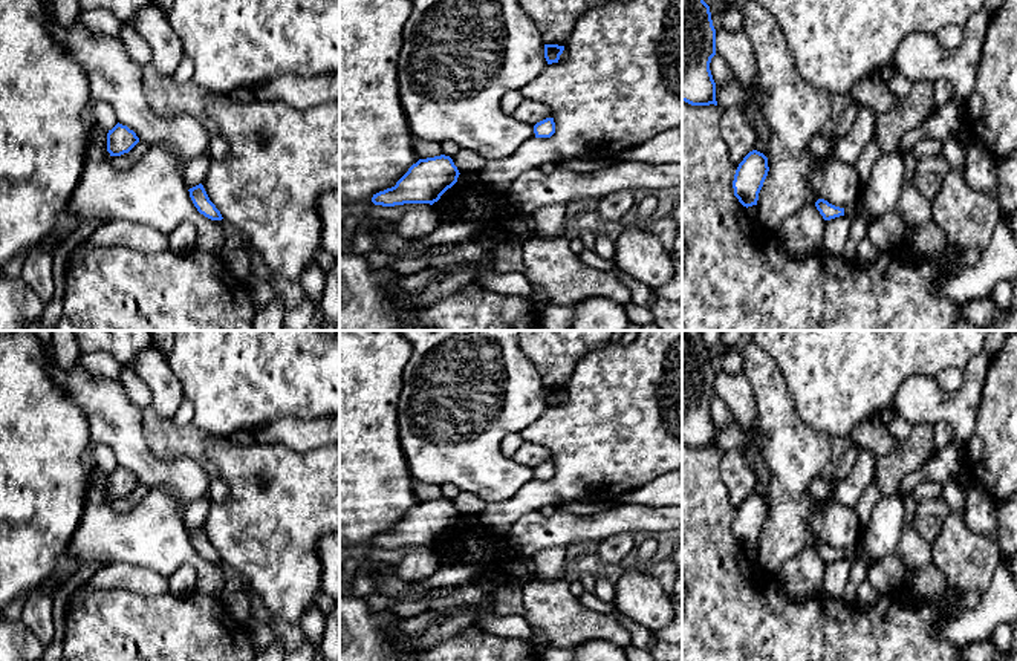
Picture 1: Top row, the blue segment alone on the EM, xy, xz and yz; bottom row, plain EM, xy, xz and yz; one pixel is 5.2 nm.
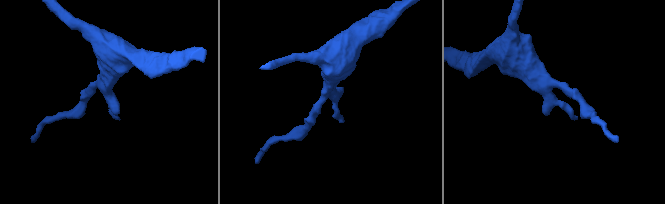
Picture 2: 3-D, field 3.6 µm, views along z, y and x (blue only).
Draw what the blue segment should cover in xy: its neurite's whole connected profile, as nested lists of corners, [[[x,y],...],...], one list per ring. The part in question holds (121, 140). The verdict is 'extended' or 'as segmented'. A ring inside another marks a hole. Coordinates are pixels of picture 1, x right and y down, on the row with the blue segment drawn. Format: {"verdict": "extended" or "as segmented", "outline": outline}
{"verdict": "as segmented", "outline": [[[119,122],[107,133],[107,151],[110,156],[128,153],[138,142],[136,133]]]}

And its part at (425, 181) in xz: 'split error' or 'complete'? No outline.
complete

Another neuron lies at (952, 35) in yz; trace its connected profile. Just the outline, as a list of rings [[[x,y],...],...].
[[[948,24],[948,26],[939,29],[934,34],[934,37],[939,41],[939,44],[944,46],[945,49],[954,49],[963,40],[963,28],[957,26],[957,24]]]

